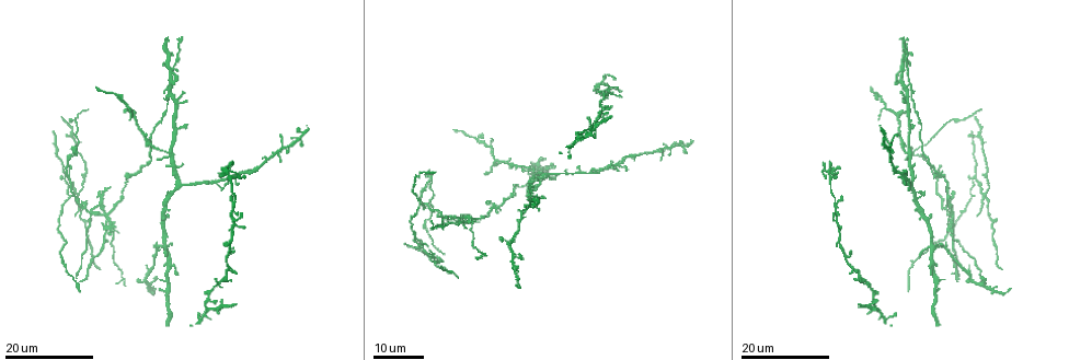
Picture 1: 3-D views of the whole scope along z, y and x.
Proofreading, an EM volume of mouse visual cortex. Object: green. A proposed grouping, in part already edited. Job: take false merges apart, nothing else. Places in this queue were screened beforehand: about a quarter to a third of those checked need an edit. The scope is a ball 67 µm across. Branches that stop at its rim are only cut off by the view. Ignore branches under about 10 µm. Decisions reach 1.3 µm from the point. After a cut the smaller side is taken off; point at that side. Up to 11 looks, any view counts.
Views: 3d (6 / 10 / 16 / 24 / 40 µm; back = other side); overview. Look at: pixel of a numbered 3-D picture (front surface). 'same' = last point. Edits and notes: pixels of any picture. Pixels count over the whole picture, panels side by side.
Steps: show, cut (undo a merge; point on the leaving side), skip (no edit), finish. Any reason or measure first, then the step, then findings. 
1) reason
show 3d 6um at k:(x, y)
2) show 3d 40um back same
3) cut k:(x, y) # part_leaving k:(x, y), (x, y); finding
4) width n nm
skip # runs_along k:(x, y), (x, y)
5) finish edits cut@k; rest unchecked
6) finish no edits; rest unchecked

looks like a crossing
show 3d 16um at 1:(106, 217)

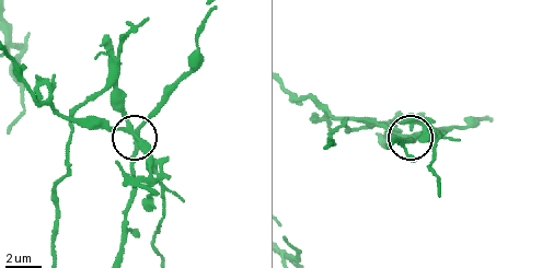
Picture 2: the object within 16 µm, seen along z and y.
show 3d 10um at 2:(131, 133)

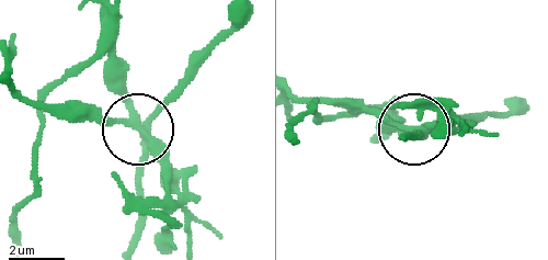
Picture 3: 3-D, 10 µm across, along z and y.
arms 4
cut 3:(107, 125) # part_leaving 3:(143, 135), (89, 110), (18, 95); two cells meet here

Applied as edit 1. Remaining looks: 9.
show overview

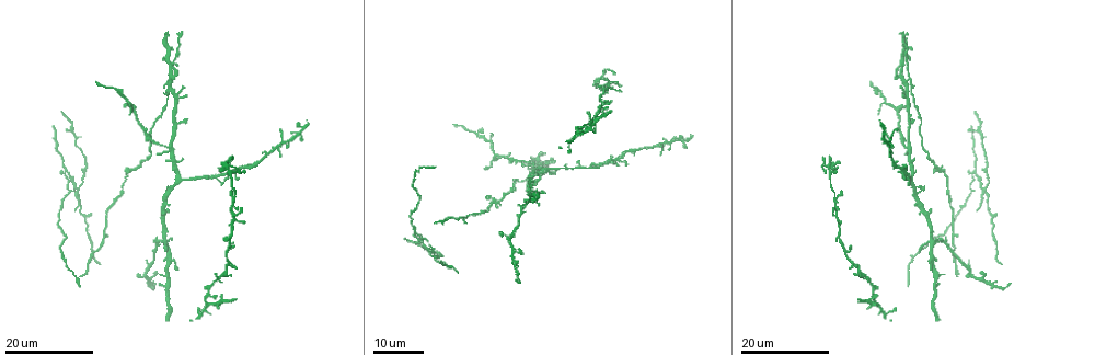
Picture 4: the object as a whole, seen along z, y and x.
four or more arms meet
show 3d 16um at 4:(77, 191)

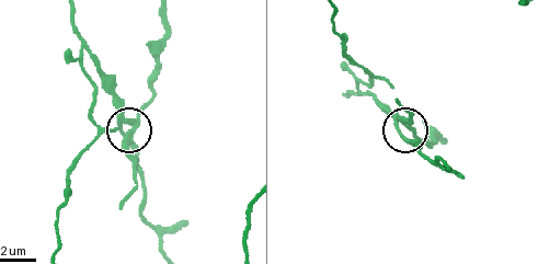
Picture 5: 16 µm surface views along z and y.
show 3d 6um at 5:(135, 127)

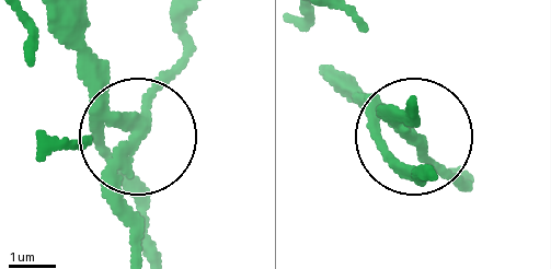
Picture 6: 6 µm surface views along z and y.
side_arm 21 um
cut 6:(102, 189) # part_leaving 6:(114, 121), (146, 98), (190, 16); a second cell is stuck on

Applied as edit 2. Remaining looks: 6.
see it whole again
show overview

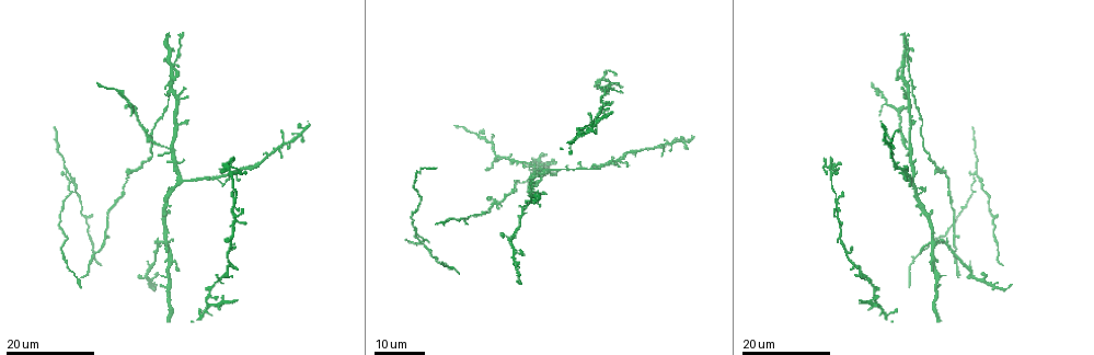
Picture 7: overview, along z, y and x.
small branch off a trunk
show 3d 24um at 7:(911, 79)

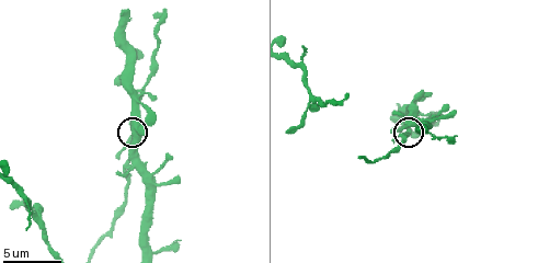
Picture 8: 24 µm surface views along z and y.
show 3d 10um at 8:(409, 132)

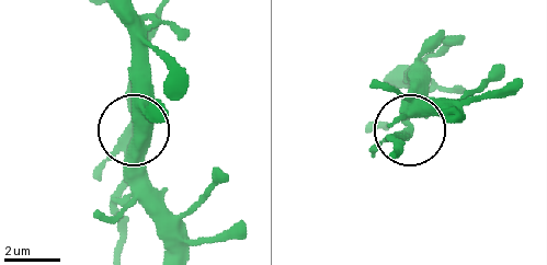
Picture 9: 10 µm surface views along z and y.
show 3d 6um at 9:(131, 124)

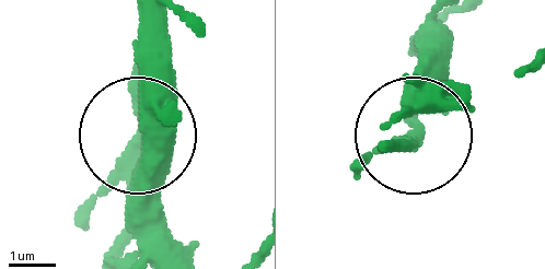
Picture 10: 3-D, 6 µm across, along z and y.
arms 3
skip # all the same cell

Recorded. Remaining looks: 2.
thin arm on a thick one
show 3d 16um at 7:(170, 149)

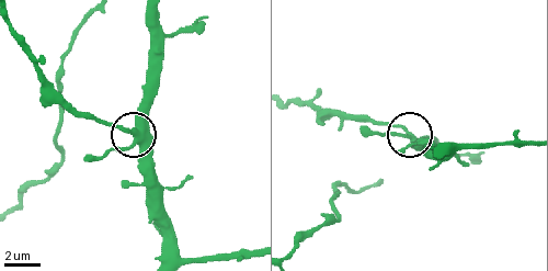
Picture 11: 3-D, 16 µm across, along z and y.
zoom in
show 3d 6um at 11:(133, 131)

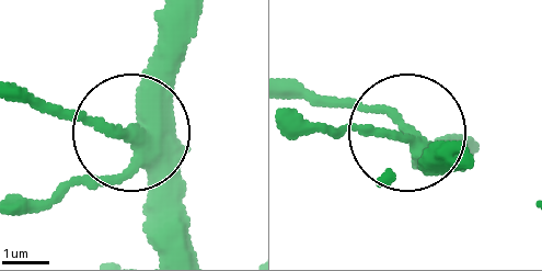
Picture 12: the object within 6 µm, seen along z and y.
arms 3
skip # runs_along 12:(181, 21), (173, 80), (134, 123), (64, 115), (32, 96); continuous, no second cell

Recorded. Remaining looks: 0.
finish edits cut@3, cut@6; rest unchecked

